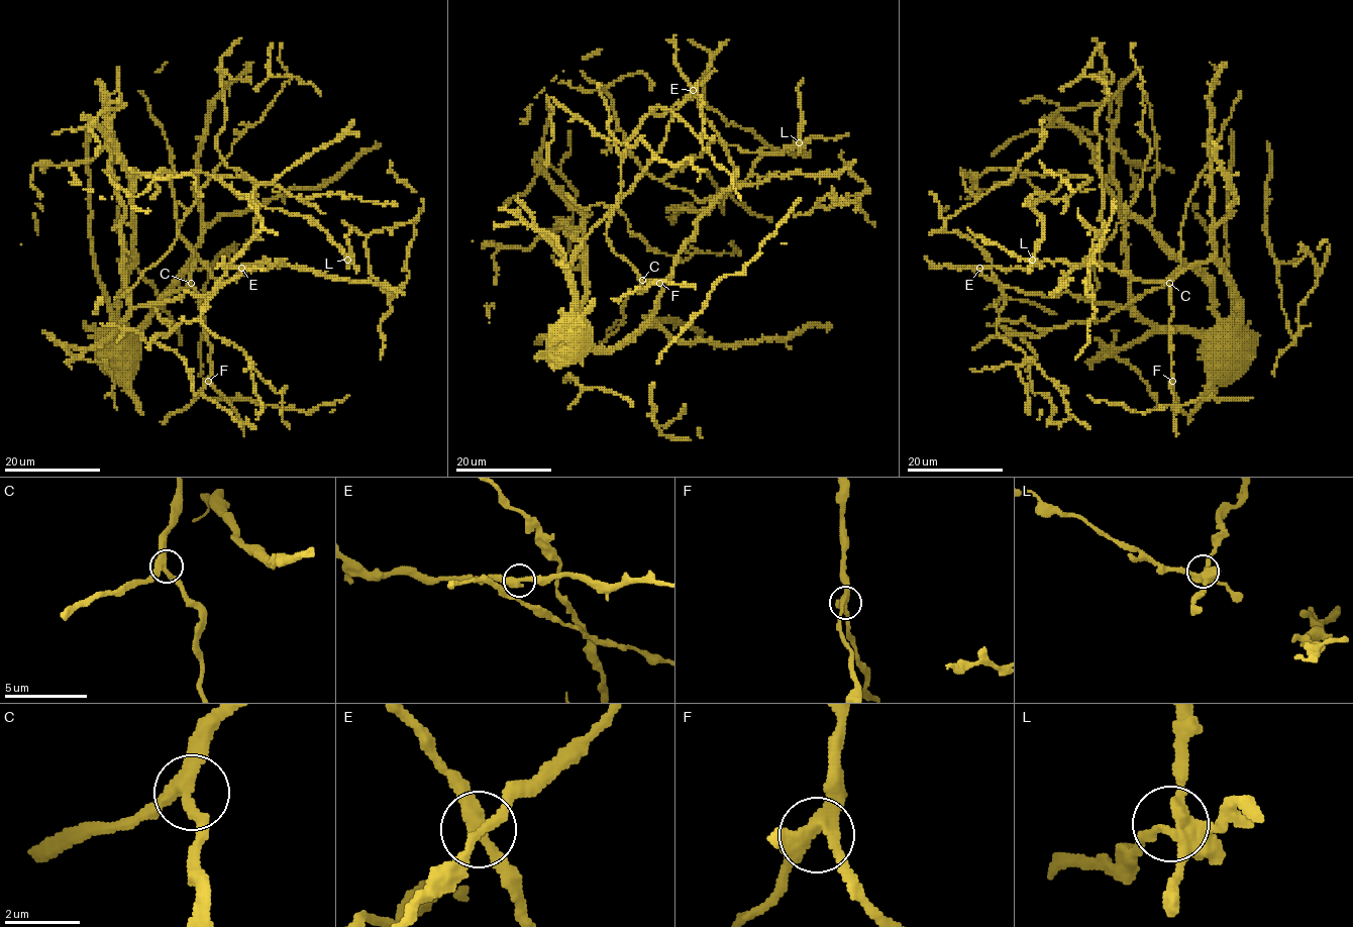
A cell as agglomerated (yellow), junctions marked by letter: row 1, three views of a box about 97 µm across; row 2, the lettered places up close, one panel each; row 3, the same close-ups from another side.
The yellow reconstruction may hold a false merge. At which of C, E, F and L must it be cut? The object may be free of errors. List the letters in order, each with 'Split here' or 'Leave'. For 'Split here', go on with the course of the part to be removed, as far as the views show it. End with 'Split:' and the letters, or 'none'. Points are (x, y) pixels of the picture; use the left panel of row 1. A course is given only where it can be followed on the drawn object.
C: Leave
E: Leave
F: Leave
L: Leave
Split: none

